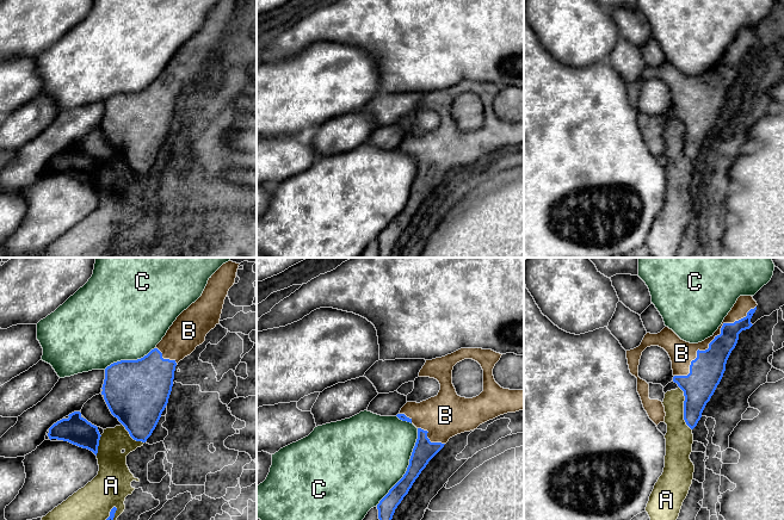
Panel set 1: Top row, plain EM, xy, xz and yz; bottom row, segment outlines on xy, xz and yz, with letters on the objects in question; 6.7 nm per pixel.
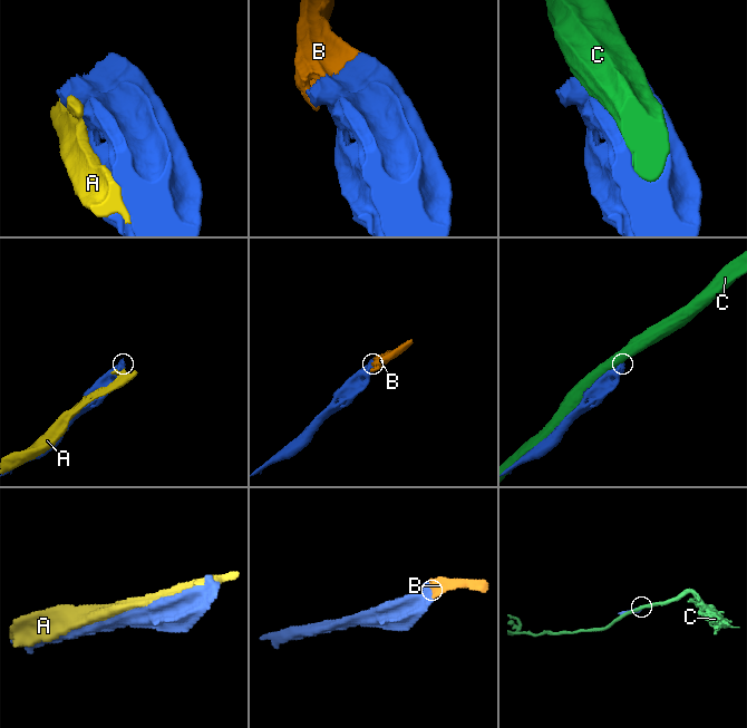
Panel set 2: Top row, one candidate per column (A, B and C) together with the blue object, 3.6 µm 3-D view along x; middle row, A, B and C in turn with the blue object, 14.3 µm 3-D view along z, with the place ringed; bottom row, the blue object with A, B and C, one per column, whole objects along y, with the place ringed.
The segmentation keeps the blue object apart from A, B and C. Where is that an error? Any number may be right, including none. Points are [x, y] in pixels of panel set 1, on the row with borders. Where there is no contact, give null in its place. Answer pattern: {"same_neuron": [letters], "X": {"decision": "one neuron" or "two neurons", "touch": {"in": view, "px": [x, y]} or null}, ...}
{"same_neuron": ["B"], "A": {"decision": "two neurons", "touch": {"in": "yz", "px": [684, 408]}}, "B": {"decision": "one neuron", "touch": {"in": "yz", "px": [710, 342]}}, "C": {"decision": "two neurons", "touch": {"in": "xz", "px": [407, 468]}}}

